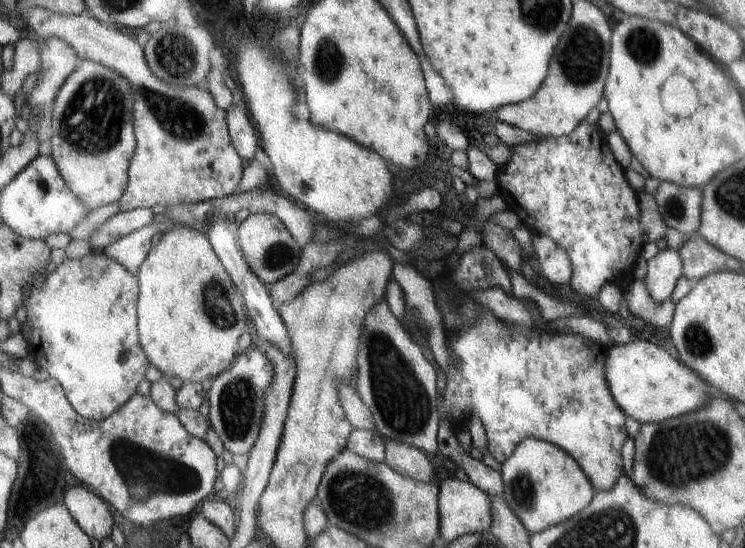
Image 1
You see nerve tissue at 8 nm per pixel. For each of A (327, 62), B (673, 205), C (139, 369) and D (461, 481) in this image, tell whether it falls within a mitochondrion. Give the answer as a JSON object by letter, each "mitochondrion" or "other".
{"A":"mitochondrion","B":"mitochondrion","C":"other","D":"other"}

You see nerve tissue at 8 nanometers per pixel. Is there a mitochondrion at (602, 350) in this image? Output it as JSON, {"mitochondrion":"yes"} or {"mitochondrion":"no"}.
{"mitochondrion":"no"}

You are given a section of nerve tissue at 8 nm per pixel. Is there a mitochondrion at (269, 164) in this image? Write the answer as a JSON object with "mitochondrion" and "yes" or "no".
{"mitochondrion":"no"}

